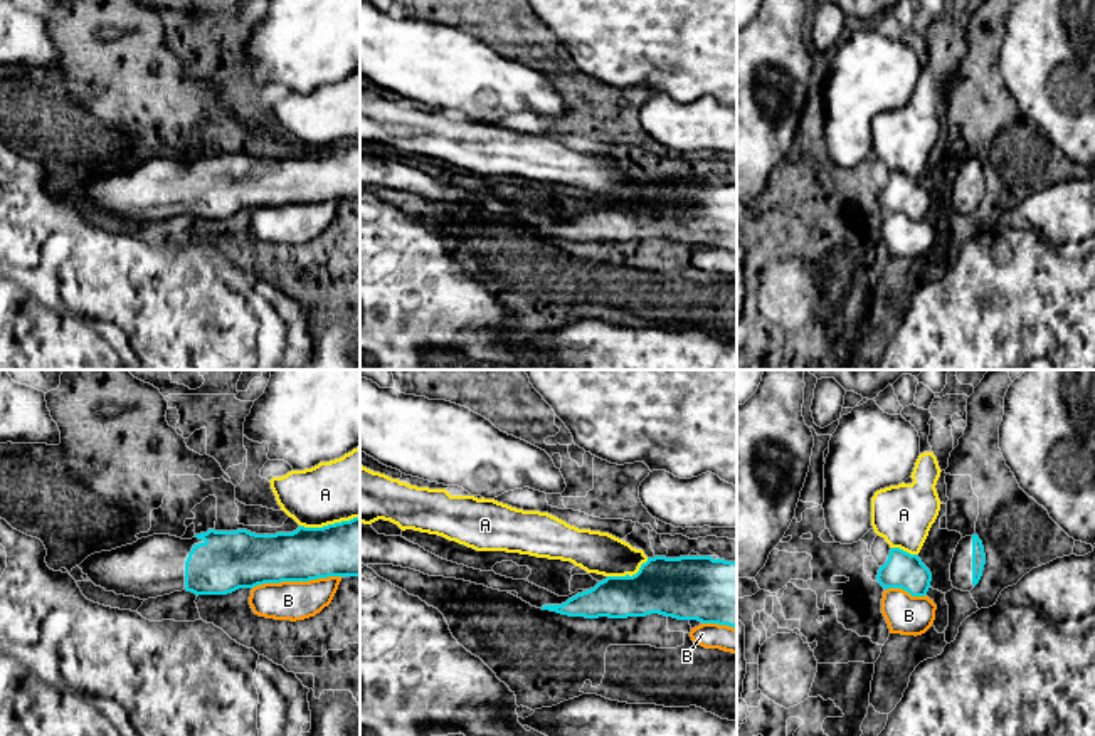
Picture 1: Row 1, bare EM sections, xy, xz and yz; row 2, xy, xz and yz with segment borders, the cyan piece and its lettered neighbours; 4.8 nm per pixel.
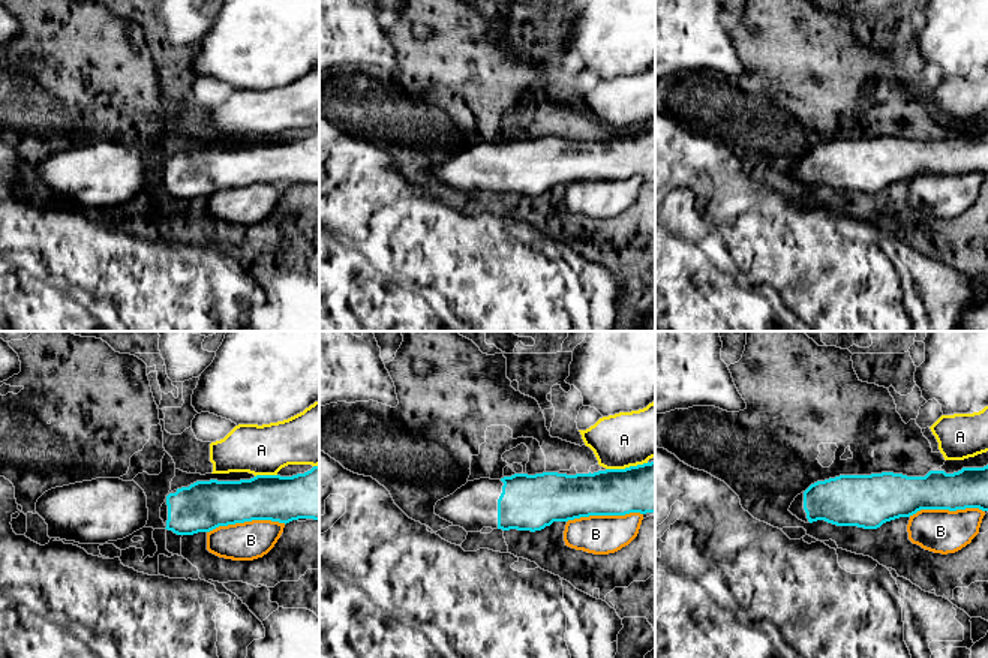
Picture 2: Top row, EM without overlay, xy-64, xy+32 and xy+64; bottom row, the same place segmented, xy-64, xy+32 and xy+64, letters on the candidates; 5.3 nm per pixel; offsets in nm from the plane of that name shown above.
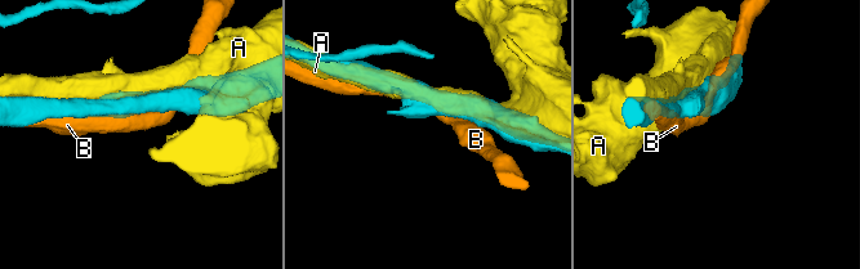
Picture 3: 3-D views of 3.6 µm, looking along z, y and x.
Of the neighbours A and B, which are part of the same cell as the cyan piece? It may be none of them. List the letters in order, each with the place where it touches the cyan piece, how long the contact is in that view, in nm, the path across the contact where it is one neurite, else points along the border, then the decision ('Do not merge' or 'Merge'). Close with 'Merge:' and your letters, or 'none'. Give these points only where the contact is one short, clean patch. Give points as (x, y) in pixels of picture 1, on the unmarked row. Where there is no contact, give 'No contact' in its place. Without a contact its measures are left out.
A: Touches cyan at xy (328, 148). Shared border 300 nm. Do not merge
B: Touches cyan at xy (296, 204). Shared border 440 nm. Do not merge
Merge: none

